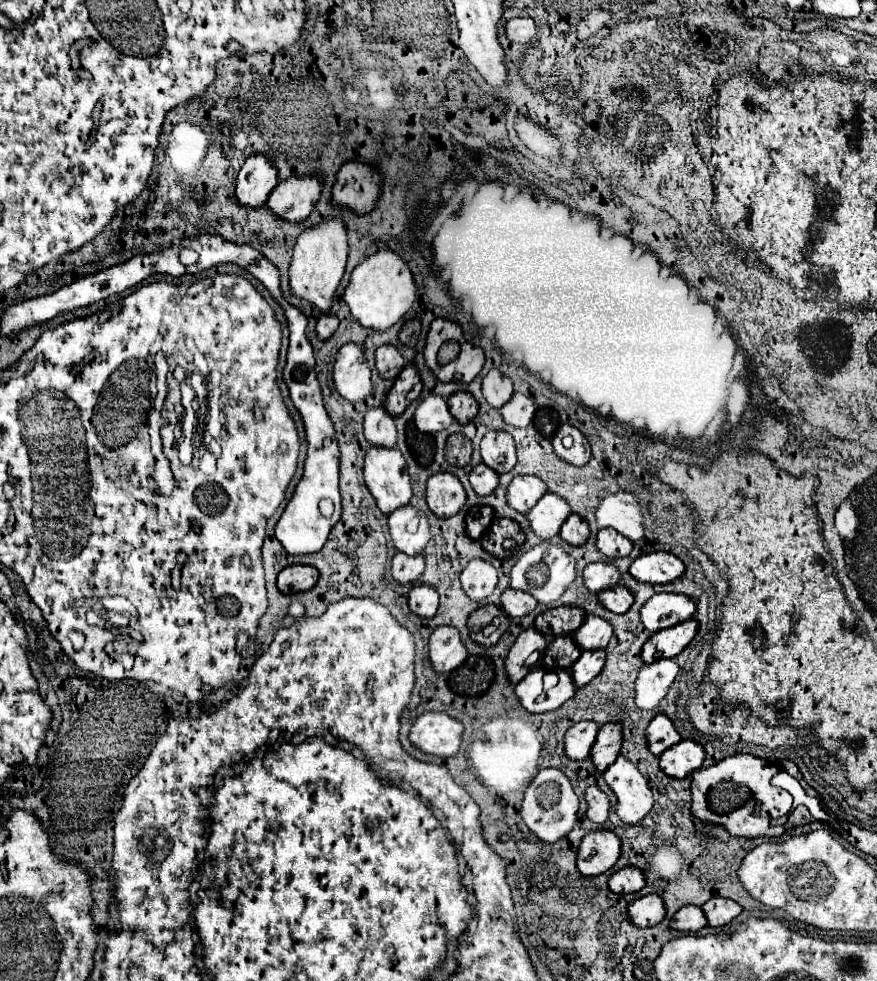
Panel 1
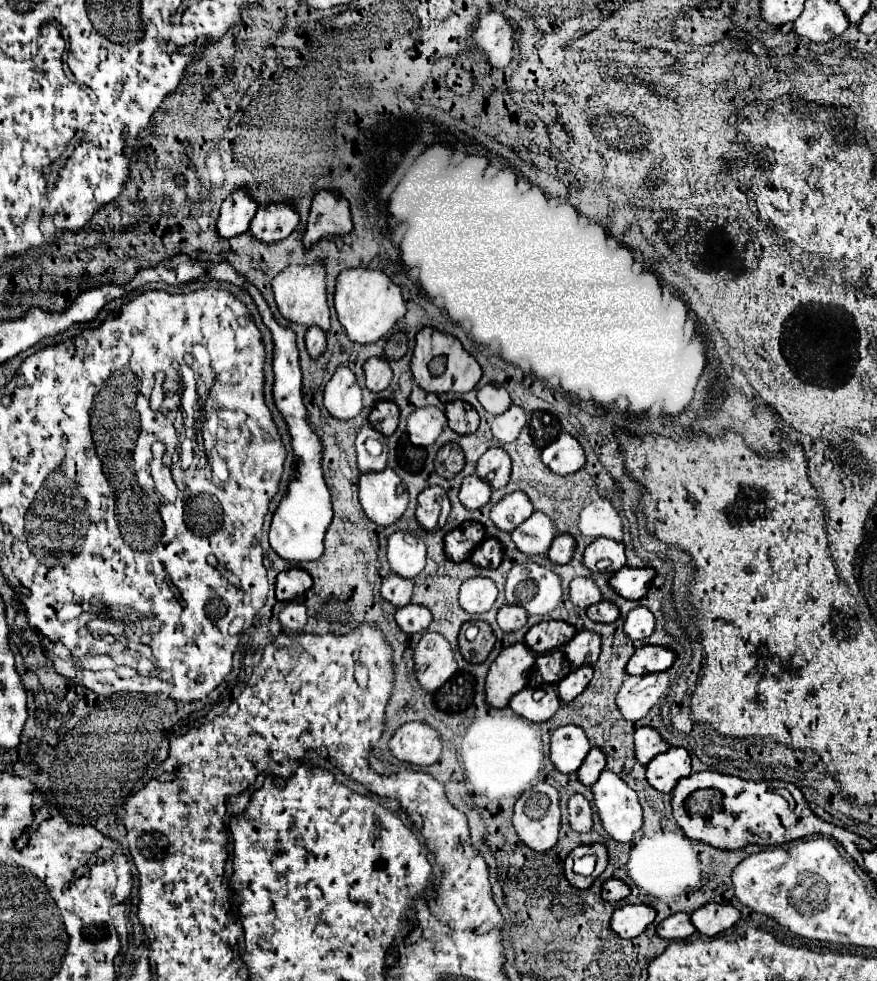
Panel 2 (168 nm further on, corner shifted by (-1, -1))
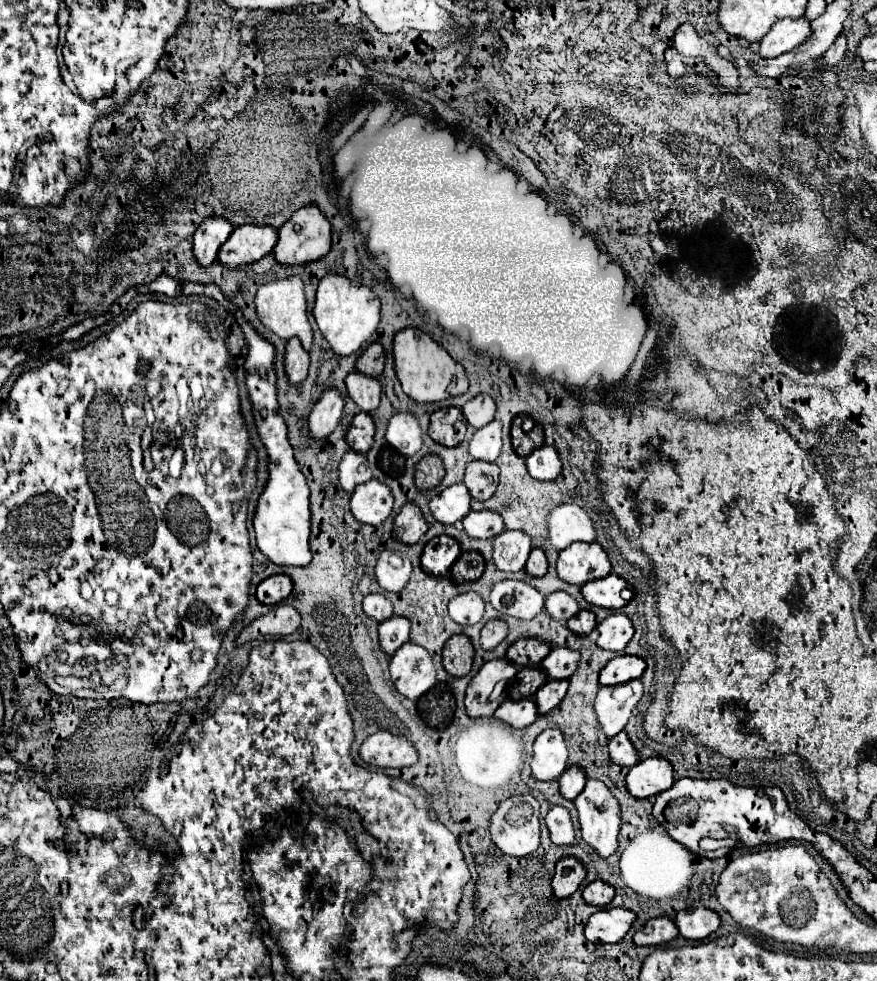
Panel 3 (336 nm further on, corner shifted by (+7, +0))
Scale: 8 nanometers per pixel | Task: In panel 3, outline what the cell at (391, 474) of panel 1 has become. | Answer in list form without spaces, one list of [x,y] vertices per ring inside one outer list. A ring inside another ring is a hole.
[[[370,479],[368,483],[362,483],[350,497],[350,509],[352,515],[366,525],[380,525],[392,511],[392,493],[390,489]]]

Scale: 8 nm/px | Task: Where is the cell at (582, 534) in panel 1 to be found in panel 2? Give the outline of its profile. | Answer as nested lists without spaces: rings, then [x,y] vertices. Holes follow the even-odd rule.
[[[558,534],[548,550],[548,558],[556,564],[564,564],[564,562],[570,562],[572,554],[574,554],[574,548],[576,548],[576,540],[572,536],[566,536],[566,534]]]

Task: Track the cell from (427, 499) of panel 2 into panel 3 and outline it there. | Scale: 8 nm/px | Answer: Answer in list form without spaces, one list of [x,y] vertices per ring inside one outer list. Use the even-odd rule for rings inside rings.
[[[406,503],[402,511],[394,519],[394,529],[392,537],[404,545],[414,545],[420,541],[420,537],[428,531],[428,525],[414,503]]]

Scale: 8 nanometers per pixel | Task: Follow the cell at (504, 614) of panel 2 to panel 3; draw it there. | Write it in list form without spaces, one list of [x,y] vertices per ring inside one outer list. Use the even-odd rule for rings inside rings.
[[[494,619],[494,621],[488,621],[482,631],[480,631],[480,647],[484,651],[492,651],[498,643],[502,643],[506,639],[506,623],[500,621],[500,619]]]

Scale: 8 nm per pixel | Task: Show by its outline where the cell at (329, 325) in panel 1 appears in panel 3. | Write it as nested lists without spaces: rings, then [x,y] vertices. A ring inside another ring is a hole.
[[[290,339],[286,343],[286,353],[284,353],[284,371],[286,371],[286,377],[288,377],[290,385],[298,385],[306,379],[308,363],[310,363],[310,357],[302,349],[300,341]]]

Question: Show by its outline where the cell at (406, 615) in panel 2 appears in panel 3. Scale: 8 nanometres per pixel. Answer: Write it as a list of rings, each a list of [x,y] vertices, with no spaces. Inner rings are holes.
[[[392,617],[378,627],[378,633],[382,651],[386,651],[386,655],[392,657],[394,651],[400,649],[410,637],[410,621],[404,617]]]

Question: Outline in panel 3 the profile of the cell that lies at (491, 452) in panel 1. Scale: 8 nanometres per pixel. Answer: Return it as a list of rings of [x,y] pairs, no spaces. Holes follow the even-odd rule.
[[[470,461],[466,465],[464,473],[464,485],[472,499],[486,501],[494,495],[498,487],[498,467],[496,463],[484,463],[484,461]]]

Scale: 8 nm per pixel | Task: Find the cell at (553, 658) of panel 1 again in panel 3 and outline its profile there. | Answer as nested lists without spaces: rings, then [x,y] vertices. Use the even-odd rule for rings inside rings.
[[[524,667],[522,671],[516,673],[516,679],[514,679],[516,687],[510,687],[510,695],[508,699],[524,699],[524,697],[532,697],[546,681],[546,673],[540,669],[540,667]]]

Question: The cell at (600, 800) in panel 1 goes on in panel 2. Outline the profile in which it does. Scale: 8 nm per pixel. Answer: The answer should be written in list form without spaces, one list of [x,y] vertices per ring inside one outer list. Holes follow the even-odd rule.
[[[574,794],[568,802],[568,814],[570,814],[570,826],[576,832],[590,832],[592,822],[592,806],[582,794]]]

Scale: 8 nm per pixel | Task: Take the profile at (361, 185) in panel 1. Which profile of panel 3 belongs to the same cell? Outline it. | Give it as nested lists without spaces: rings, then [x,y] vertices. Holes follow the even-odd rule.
[[[316,205],[298,209],[278,231],[274,259],[282,265],[306,265],[330,249],[330,223]]]

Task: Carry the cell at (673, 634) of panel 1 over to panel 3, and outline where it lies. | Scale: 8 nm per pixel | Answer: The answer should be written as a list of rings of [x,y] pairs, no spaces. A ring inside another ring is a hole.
[[[618,655],[600,671],[598,683],[600,685],[620,685],[630,679],[638,679],[644,669],[646,669],[646,663],[640,657]]]

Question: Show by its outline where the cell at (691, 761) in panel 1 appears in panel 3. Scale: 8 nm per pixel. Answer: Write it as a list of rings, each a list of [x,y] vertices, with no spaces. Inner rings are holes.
[[[644,759],[636,763],[626,775],[626,789],[632,797],[648,799],[666,789],[674,783],[672,767],[666,759]]]

